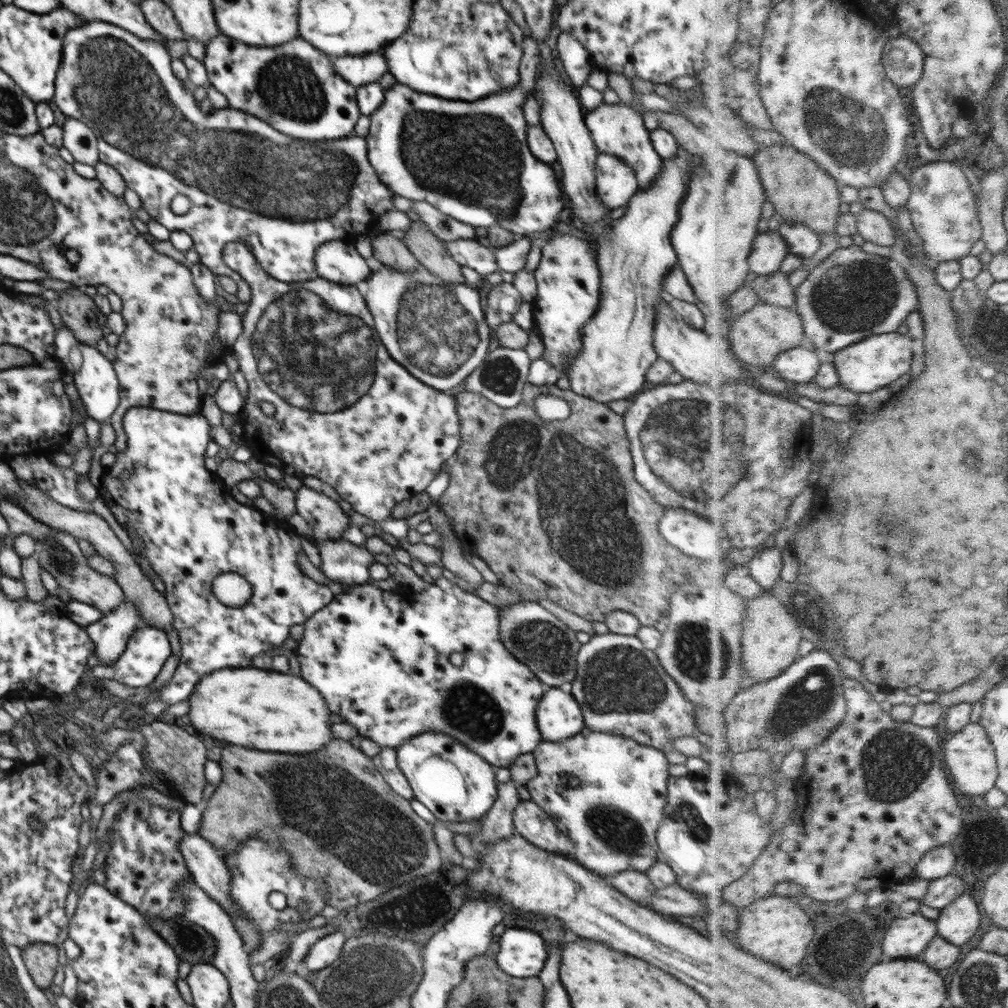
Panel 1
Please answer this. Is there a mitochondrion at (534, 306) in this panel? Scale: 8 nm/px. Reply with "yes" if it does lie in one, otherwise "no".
no

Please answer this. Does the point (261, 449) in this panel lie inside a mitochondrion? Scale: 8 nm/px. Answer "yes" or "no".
no

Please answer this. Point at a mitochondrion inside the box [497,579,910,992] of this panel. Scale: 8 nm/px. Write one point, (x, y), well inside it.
(618, 679)

